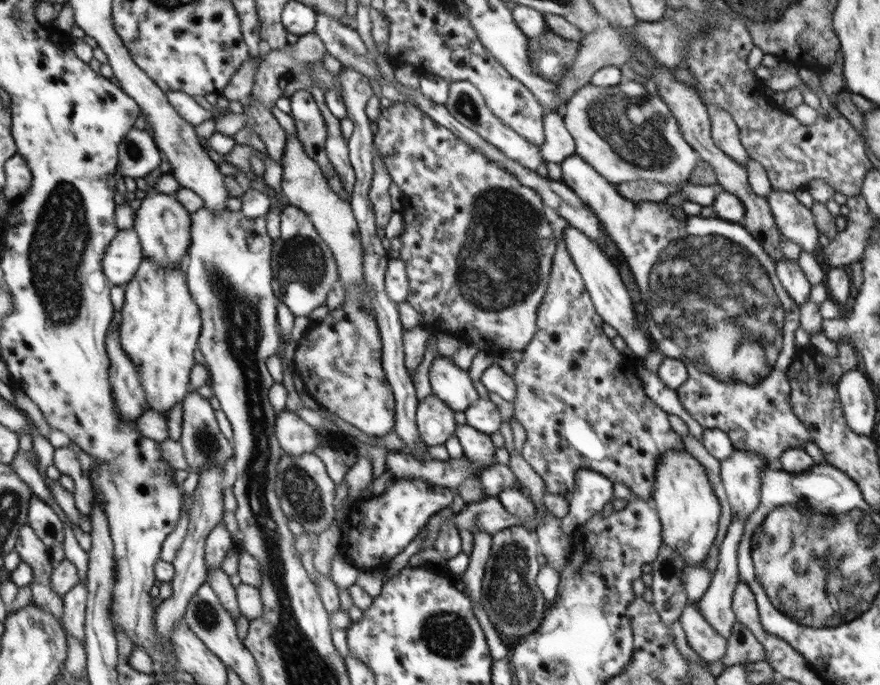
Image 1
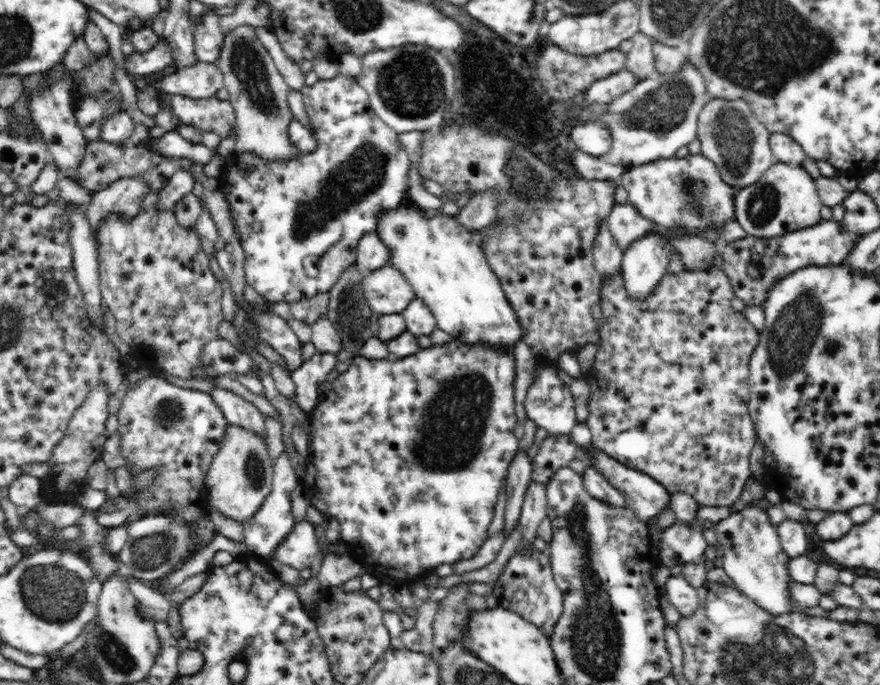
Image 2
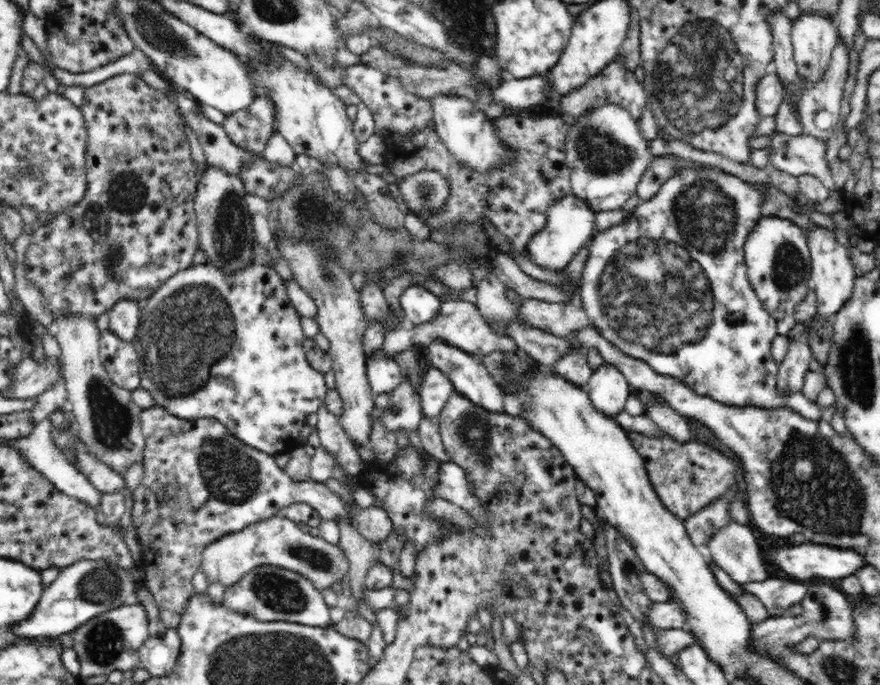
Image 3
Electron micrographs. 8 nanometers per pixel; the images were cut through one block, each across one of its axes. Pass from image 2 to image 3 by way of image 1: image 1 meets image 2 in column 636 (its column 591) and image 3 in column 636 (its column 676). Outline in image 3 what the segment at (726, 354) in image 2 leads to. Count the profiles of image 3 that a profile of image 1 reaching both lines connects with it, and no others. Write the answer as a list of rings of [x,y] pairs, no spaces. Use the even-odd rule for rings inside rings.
[[[629,430],[627,436],[643,459],[650,482],[662,504],[680,521],[693,516],[736,484],[734,472],[737,462],[712,446],[696,441],[695,437],[690,438],[690,442],[678,442],[668,434],[660,438],[648,438]]]

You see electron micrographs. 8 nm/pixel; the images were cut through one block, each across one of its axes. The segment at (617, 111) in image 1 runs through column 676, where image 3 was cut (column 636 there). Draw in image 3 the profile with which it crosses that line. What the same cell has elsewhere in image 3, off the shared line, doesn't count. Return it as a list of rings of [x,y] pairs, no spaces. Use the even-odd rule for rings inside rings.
[[[617,104],[594,106],[582,116],[564,115],[564,117],[564,121],[568,123],[564,149],[566,149],[566,164],[570,173],[571,193],[587,202],[596,213],[620,209],[624,202],[637,192],[638,183],[653,160],[649,142],[640,133],[640,119],[636,120],[628,110]]]

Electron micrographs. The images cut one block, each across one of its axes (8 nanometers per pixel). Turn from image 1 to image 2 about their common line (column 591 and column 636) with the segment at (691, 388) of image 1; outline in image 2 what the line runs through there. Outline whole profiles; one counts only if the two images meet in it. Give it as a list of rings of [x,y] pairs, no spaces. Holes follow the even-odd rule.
[[[702,153],[689,154],[683,158],[670,157],[626,169],[618,179],[618,184],[628,191],[628,202],[632,203],[638,213],[658,225],[664,225],[667,238],[686,235],[701,236],[706,227],[721,227],[726,221],[735,219],[734,195],[735,188],[722,181],[718,167]]]

